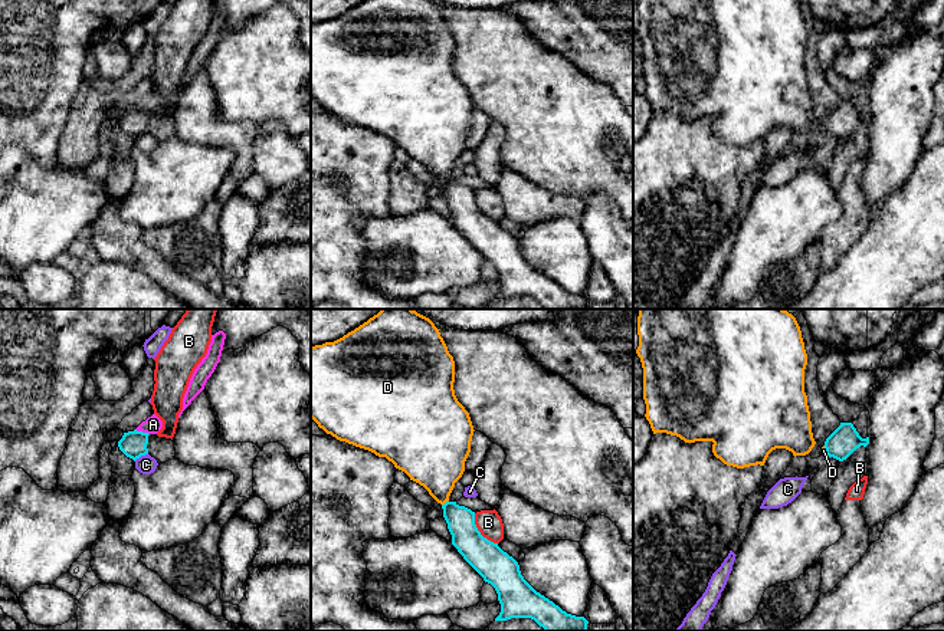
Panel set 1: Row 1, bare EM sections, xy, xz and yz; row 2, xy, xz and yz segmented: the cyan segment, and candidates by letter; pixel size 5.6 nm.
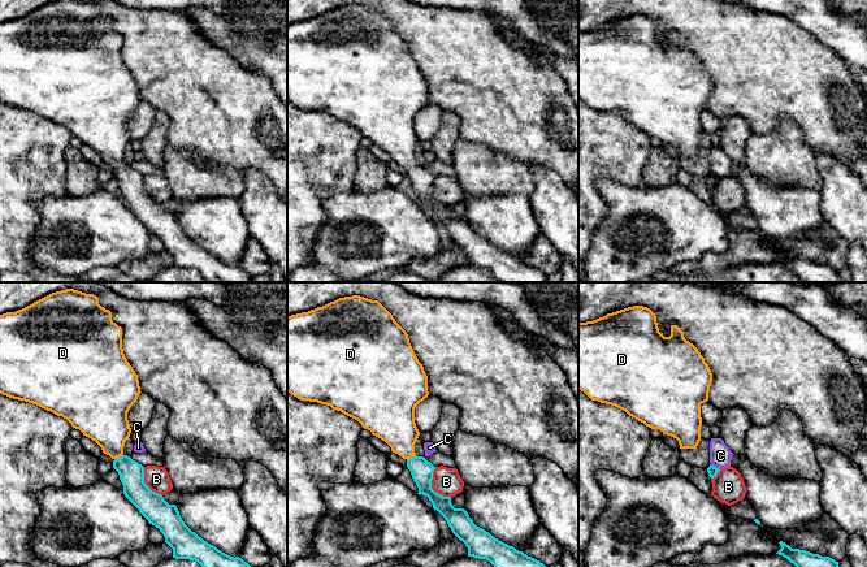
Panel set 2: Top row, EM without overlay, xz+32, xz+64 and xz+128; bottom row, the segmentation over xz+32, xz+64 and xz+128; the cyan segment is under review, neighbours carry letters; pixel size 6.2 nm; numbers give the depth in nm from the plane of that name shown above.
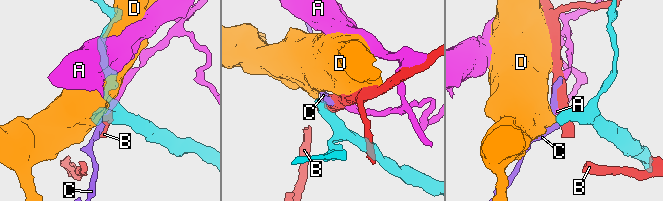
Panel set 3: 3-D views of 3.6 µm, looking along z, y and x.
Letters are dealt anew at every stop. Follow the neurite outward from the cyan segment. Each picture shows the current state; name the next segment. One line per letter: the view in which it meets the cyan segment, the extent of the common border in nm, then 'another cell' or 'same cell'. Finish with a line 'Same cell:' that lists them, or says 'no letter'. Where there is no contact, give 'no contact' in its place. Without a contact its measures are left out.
A: xy | 90 nm | another cell
B: xz | 220 nm | another cell
C: xy | 90 nm | another cell
D: xz | 50 nm | same cell
Same cell: D

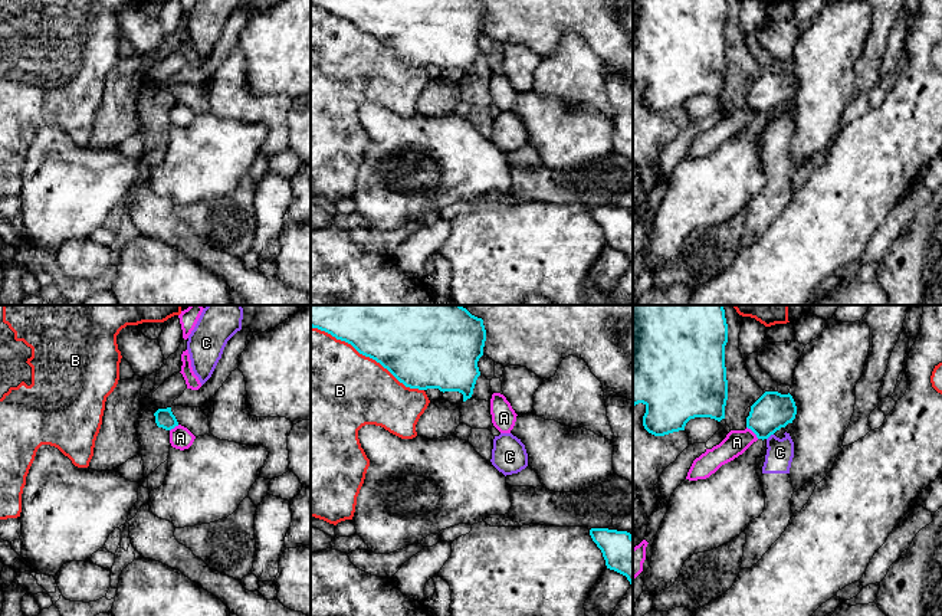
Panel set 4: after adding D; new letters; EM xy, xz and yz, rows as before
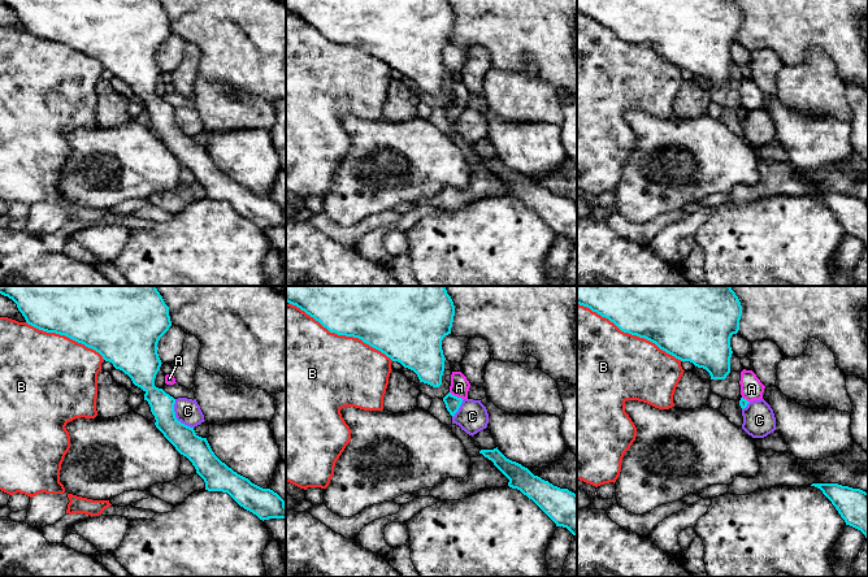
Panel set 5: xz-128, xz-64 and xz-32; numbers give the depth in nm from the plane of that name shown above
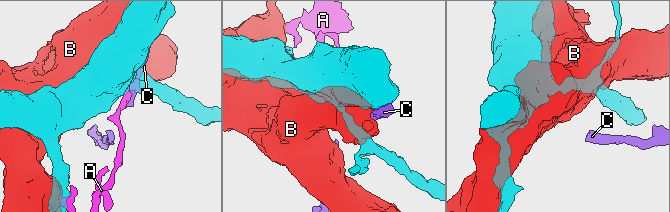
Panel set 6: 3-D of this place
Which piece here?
A: yz | 100 nm | another cell
B: xz | 750 nm | another cell
C: yz | 50 nm | another cell
Same cell: no letter

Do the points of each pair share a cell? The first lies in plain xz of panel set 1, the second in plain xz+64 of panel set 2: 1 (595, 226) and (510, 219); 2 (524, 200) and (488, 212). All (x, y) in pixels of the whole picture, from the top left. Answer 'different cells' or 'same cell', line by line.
1: different cells
2: different cells

